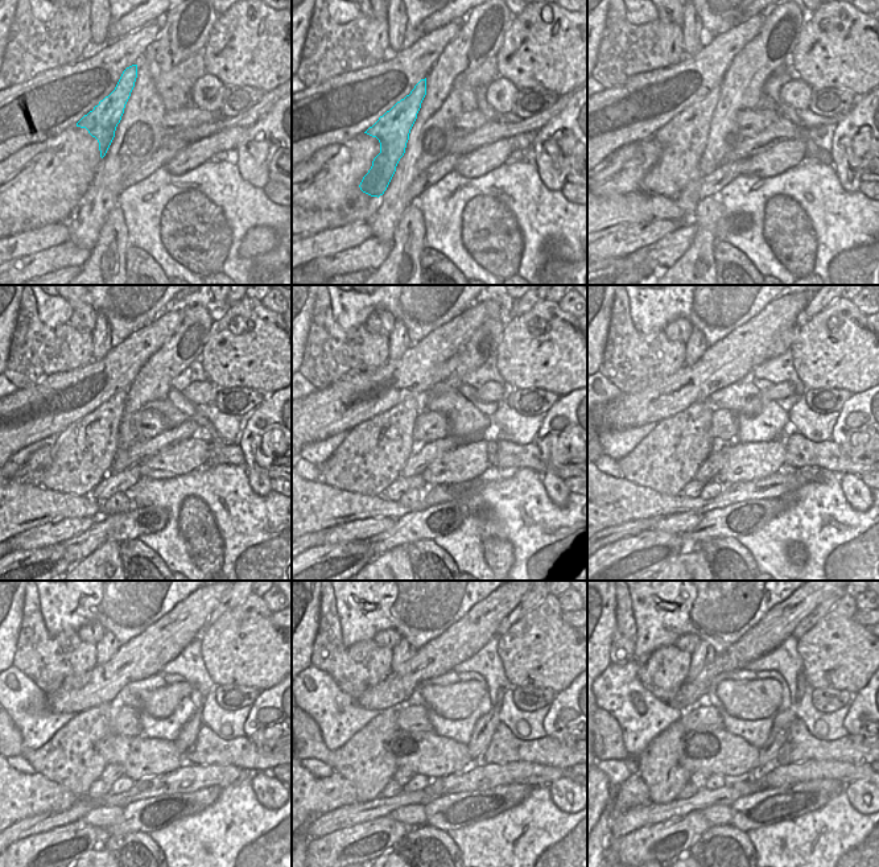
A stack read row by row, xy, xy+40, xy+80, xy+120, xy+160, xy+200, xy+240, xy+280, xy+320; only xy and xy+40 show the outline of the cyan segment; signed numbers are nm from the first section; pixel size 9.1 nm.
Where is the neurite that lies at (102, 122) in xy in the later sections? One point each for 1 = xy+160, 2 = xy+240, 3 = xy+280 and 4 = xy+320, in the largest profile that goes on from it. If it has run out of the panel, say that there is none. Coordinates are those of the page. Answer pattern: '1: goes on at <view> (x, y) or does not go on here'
1: goes on at xy+160 (372, 455)
2: goes on at xy+240 (70, 758)
3: goes on at xy+280 (364, 760)
4: goes on at xy+320 (659, 767)

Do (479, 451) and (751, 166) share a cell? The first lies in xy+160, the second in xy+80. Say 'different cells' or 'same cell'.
same cell

